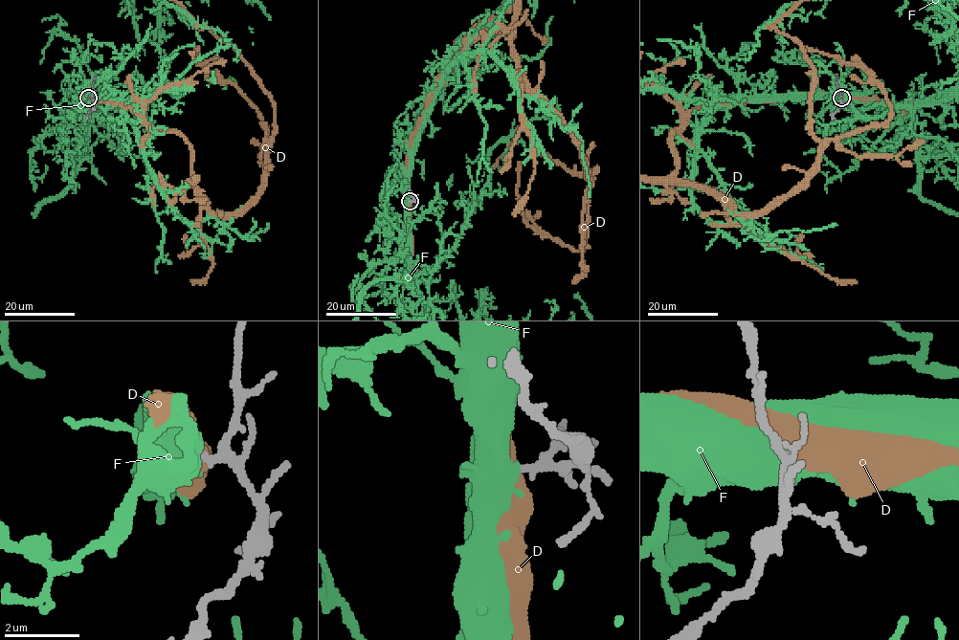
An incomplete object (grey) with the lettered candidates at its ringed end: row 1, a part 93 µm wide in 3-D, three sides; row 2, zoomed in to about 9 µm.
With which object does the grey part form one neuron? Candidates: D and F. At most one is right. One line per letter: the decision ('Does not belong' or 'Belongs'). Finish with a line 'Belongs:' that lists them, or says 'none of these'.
D: Does not belong
F: Belongs
Belongs: F

